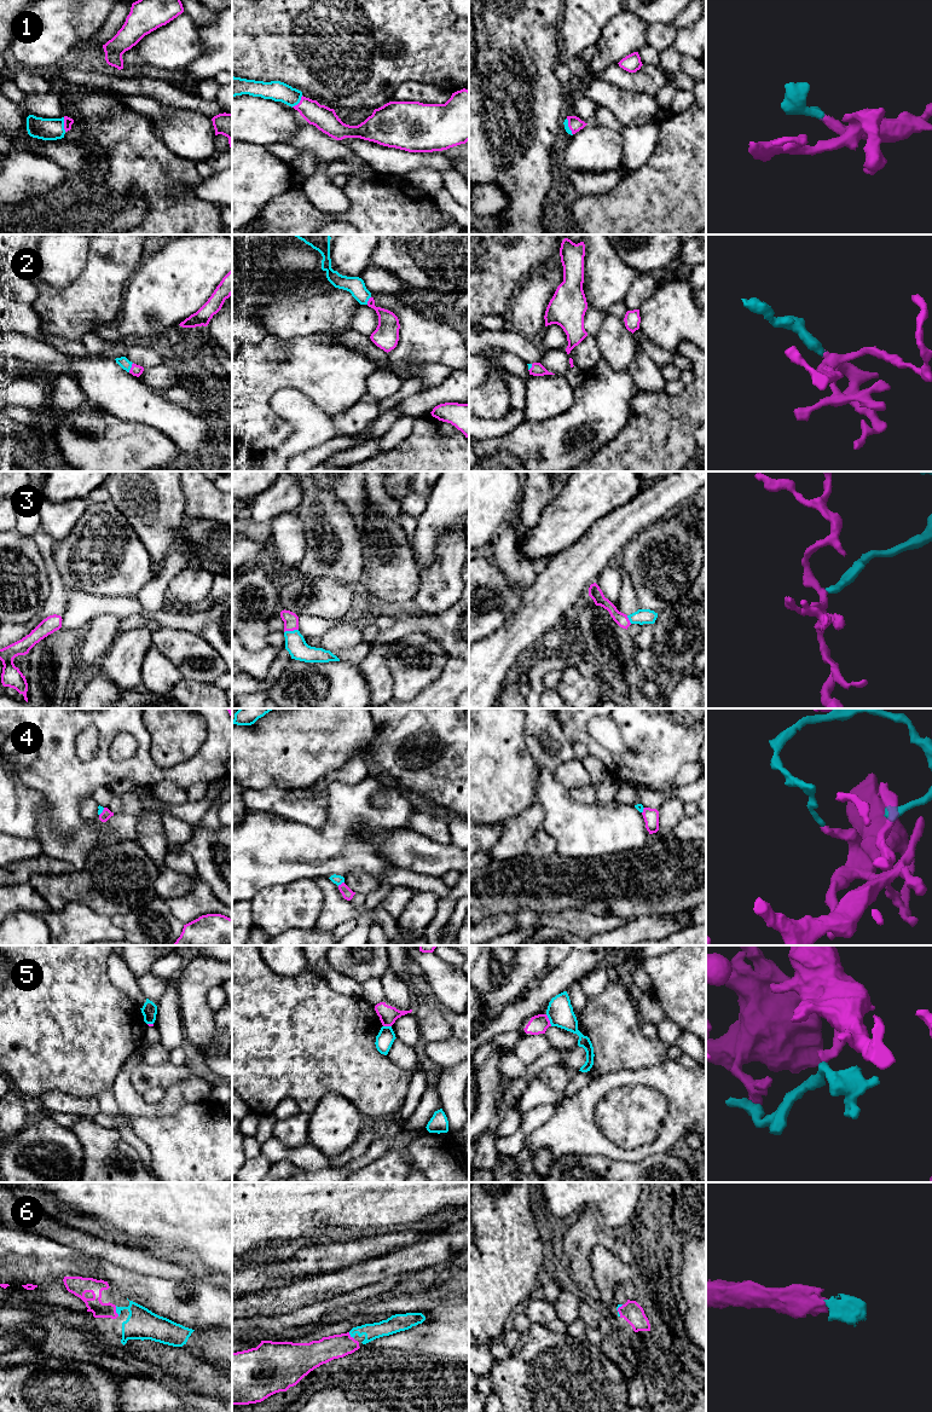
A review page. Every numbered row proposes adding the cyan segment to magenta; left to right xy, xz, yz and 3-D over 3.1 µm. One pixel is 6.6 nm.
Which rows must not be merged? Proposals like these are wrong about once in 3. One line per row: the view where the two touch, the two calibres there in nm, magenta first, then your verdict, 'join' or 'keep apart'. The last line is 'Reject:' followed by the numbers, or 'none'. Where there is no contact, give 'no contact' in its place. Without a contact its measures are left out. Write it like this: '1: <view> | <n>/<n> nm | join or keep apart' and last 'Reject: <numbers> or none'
1: xy | 60/140 nm | join
2: xy | 80/70 nm | join
3: xz | 100/140 nm | join
4: xz | 70/60 nm | keep apart
5: yz | 130/180 nm | keep apart
6: xy | 110/200 nm | join
Reject: 4, 5

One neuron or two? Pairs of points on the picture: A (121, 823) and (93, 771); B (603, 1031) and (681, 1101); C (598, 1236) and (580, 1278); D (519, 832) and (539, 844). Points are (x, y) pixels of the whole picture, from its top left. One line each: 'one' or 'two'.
A: two
B: two
C: one
D: two

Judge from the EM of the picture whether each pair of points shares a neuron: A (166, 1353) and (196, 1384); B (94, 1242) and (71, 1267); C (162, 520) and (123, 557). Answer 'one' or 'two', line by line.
A: one
B: two
C: two

